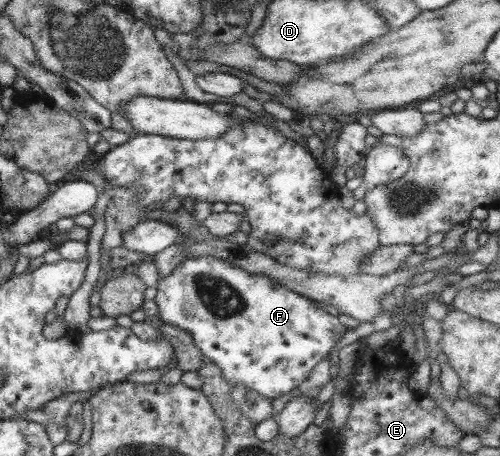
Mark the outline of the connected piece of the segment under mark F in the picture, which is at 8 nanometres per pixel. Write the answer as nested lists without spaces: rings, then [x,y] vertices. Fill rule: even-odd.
[[[210,255],[184,258],[172,268],[170,274],[159,278],[154,286],[157,289],[153,299],[156,315],[162,323],[186,331],[203,357],[218,367],[228,385],[246,386],[269,400],[304,383],[310,370],[326,357],[326,353],[347,330],[336,316],[322,309],[322,304],[292,293],[264,275],[248,274],[228,261]],[[182,307],[188,307],[190,316],[184,315]]]

